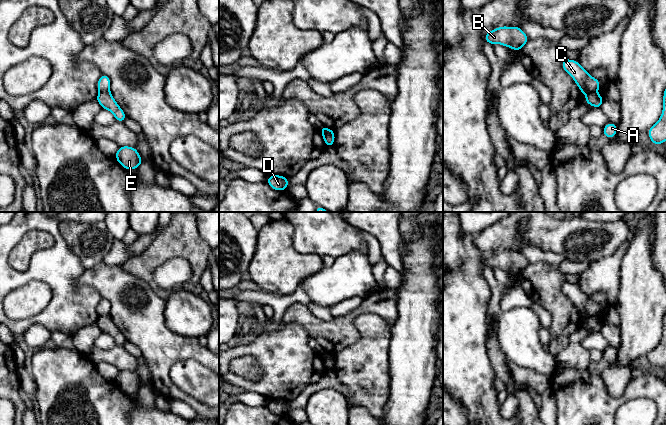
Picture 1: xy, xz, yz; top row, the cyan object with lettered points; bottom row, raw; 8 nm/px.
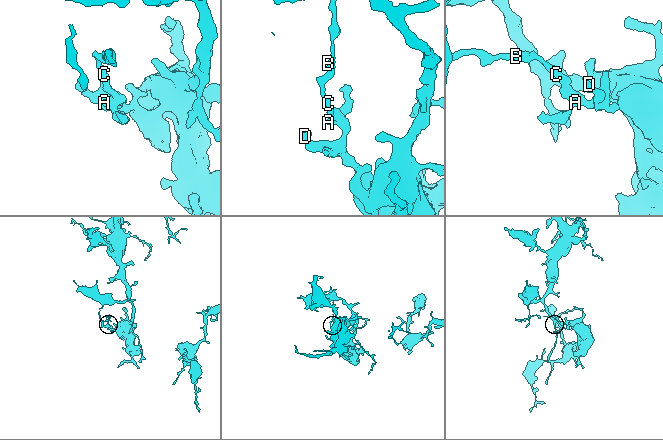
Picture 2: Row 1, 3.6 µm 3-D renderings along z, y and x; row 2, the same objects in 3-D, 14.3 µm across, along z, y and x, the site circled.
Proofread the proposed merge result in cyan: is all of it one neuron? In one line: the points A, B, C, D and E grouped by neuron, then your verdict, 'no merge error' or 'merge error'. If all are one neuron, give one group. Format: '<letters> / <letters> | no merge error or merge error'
A D E / B C | merge error

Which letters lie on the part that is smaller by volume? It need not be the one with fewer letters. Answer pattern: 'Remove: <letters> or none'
Remove: B, C

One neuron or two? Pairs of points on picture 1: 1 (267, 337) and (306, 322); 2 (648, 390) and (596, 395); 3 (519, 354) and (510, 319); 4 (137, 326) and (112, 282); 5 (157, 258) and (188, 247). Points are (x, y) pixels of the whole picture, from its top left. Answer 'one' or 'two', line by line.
1: two
2: one
3: one
4: one
5: one

